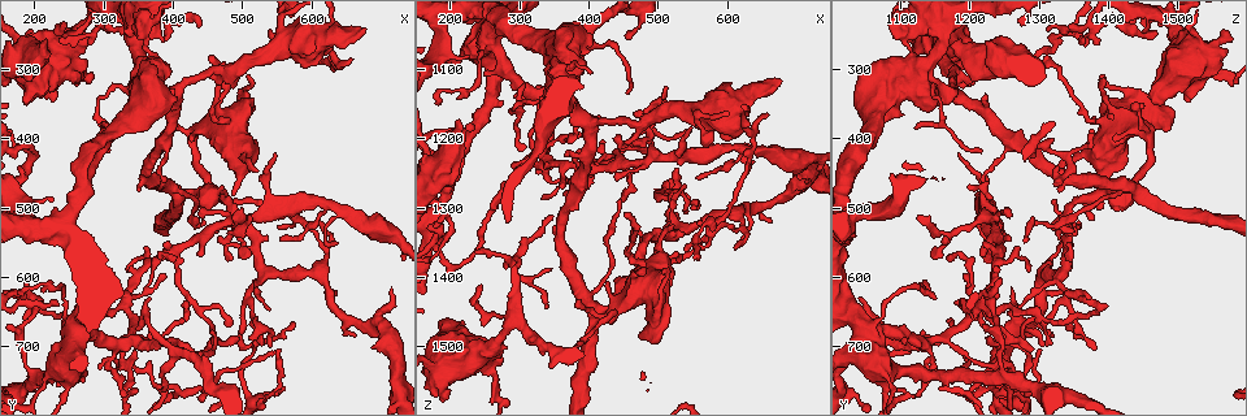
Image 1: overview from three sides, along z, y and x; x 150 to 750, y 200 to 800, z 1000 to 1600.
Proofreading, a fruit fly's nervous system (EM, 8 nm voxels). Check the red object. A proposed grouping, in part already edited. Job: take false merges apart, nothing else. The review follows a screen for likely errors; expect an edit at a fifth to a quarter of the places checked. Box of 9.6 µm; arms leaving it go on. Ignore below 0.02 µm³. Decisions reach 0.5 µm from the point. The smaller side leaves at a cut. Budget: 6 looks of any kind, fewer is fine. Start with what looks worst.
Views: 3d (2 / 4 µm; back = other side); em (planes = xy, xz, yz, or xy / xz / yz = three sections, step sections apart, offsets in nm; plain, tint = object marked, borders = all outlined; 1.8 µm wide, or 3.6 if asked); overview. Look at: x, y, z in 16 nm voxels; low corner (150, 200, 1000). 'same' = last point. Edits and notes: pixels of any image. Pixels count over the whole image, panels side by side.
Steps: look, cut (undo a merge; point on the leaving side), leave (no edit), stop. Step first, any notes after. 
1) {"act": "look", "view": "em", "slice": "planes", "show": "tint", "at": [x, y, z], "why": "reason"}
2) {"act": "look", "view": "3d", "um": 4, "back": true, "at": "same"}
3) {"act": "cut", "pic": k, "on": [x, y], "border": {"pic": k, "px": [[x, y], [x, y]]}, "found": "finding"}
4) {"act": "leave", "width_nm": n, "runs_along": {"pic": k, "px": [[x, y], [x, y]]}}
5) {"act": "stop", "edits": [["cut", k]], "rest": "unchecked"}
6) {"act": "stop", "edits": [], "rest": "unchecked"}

{"act": "look", "view": "3d", "um": 2, "at": [260, 680, 1045], "why": "thin arm on a thick one"}

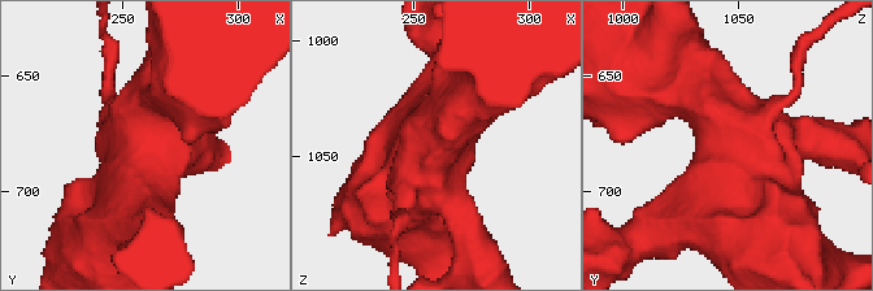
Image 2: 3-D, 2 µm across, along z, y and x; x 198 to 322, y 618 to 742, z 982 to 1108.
{"act": "look", "view": "em", "slice": "yz", "step": 8, "show": "tint", "at": [257, 675, 1049], "why": "shape alone is not enough"}

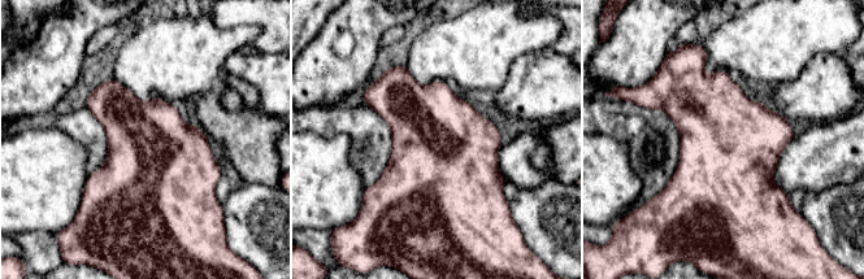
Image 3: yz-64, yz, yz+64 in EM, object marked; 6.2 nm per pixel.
{"act": "look", "view": "em", "slice": "planes", "show": "tint", "at": "same"}

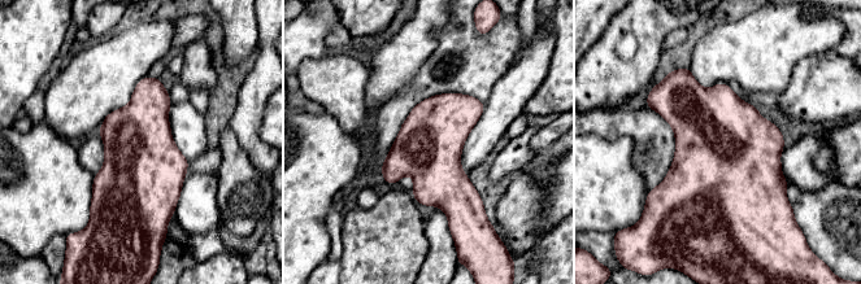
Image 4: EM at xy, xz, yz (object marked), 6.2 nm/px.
{"act": "leave", "found": "all the same cell"}

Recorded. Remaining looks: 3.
{"act": "look", "view": "3d", "um": 2, "at": [475, 480, 1385], "why": "three arms meet"}

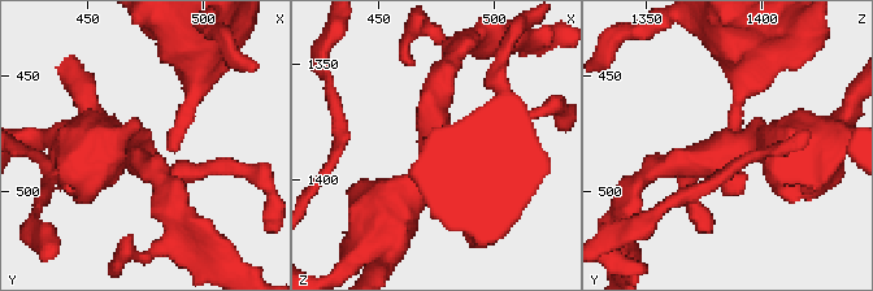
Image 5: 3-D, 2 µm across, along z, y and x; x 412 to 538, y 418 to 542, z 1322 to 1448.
{"act": "look", "view": "em", "slice": "planes", "show": "borders", "at": [474, 483, 1385]}

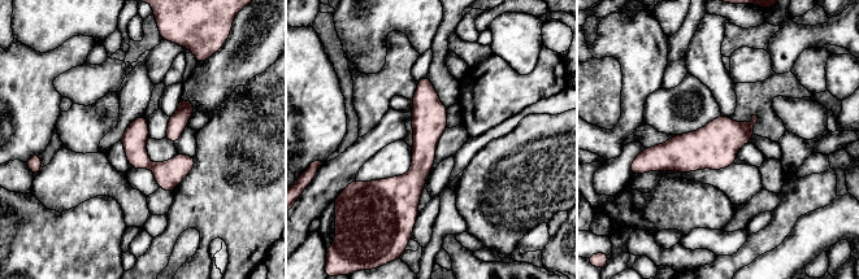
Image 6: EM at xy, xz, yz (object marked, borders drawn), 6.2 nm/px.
{"act": "leave", "found": "one cell here"}

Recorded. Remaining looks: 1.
{"act": "look", "view": "em", "slice": "planes", "show": "tint", "at": [605, 595, 1310], "why": "sharp bend"}

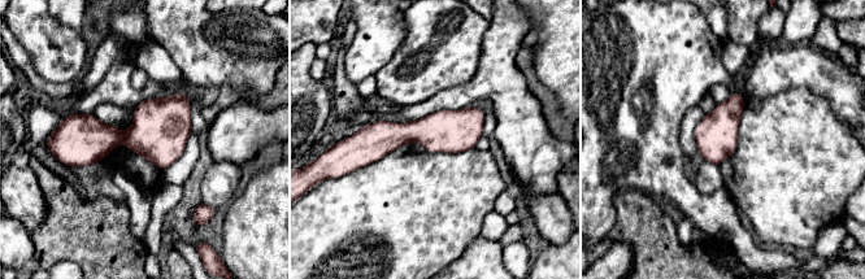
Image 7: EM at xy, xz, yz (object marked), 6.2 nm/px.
{"act": "leave", "runs_along": {"pic": 7, "px": [[481, 114], [456, 131], [357, 135]]}, "found": "one cell here"}

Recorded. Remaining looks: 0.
{"act": "stop", "edits": [], "rest": "unchecked"}

